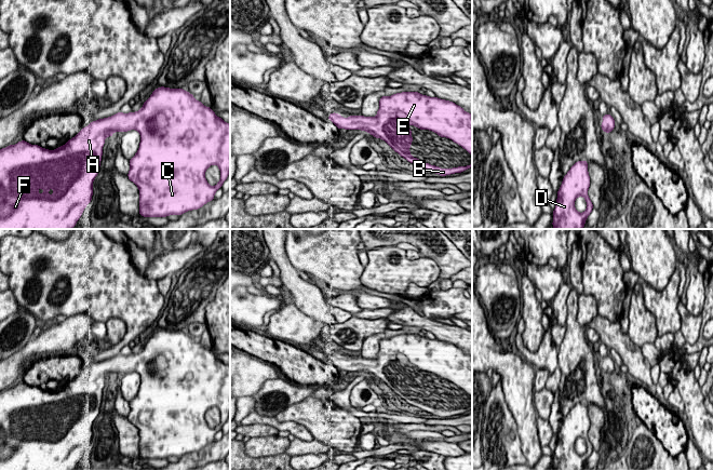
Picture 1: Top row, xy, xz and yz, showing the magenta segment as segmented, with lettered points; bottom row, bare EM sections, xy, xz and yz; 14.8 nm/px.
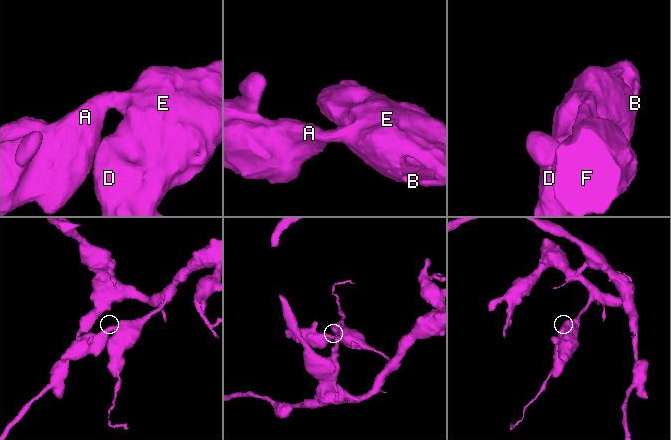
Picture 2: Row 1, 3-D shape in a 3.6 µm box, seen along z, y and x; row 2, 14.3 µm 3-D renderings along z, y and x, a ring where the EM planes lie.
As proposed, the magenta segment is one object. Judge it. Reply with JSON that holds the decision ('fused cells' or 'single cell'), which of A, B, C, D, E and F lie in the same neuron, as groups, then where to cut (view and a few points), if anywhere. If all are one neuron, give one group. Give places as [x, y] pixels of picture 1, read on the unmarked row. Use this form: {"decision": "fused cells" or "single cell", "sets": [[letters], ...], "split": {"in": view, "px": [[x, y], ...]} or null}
{"decision": "single cell", "sets": [["A", "B", "C", "D", "E", "F"]], "split": null}

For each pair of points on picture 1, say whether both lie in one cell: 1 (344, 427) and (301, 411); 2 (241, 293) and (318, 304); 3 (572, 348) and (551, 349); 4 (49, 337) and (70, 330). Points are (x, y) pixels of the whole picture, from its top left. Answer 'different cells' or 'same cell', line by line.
1: same cell
2: different cells
3: different cells
4: same cell

